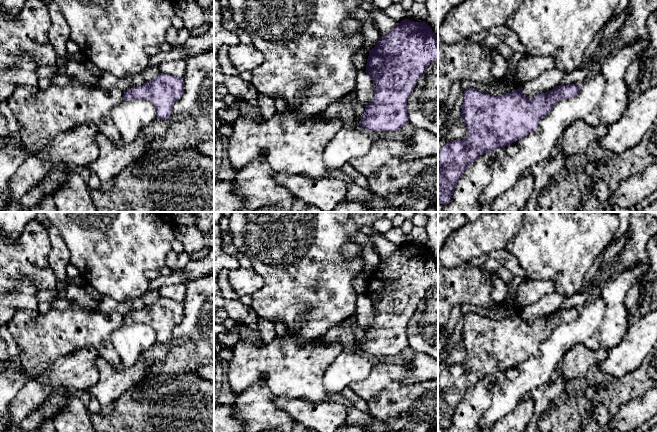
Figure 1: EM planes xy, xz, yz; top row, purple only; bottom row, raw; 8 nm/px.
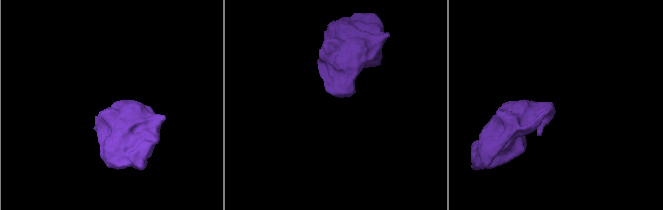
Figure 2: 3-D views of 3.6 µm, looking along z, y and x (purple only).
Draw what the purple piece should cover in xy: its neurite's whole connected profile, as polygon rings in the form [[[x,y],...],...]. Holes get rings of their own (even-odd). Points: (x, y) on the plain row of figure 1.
[[[160,297],[142,310],[133,311],[124,316],[123,324],[148,324],[155,330],[157,342],[165,344],[172,338],[173,329],[182,321],[183,317],[183,302]]]

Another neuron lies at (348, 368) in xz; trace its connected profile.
[[[341,352],[324,373],[323,383],[327,396],[341,395],[351,384],[366,379],[373,366],[369,357],[363,353]]]

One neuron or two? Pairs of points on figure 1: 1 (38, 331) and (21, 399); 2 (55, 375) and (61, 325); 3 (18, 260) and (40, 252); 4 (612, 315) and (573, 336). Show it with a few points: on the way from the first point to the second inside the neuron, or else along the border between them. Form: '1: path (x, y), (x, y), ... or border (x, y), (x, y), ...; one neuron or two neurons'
1: border (50, 365), (37, 378), (29, 377); two neurons
2: border (78, 349), (58, 357), (40, 375); two neurons
3: path (23, 259), (32, 252), (35, 252); one neuron
4: border (600, 297), (604, 302), (604, 318), (597, 332); two neurons

